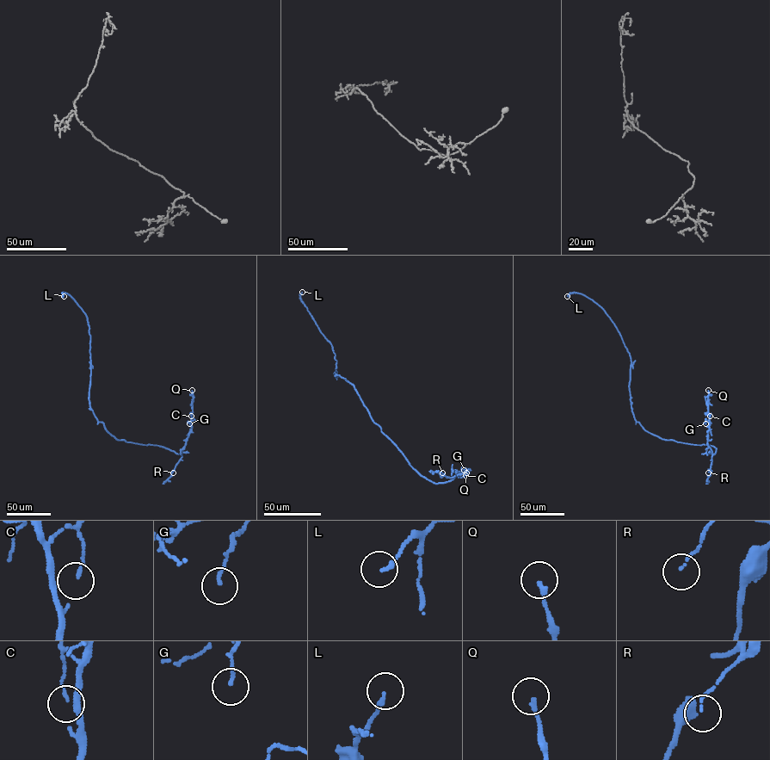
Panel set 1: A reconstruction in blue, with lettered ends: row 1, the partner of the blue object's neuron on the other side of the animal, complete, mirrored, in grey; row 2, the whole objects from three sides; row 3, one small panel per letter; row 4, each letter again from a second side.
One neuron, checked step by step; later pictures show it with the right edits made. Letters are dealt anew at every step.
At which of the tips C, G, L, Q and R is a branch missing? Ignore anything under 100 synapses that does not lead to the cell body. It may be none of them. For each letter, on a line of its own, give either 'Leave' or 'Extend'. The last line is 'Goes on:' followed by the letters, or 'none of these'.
C: Leave
G: Leave
L: Leave
Q: Leave
R: Leave
Goes on: none of these

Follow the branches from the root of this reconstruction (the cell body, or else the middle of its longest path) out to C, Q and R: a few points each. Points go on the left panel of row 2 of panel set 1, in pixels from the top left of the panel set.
C: (106, 429), (117, 440), (158, 445), (181, 454), (191, 430), (191, 416)
Q: (106, 429), (117, 440), (158, 445), (181, 454), (191, 430), (192, 390)
R: (106, 429), (117, 440), (158, 445), (181, 454), (181, 457), (173, 472)

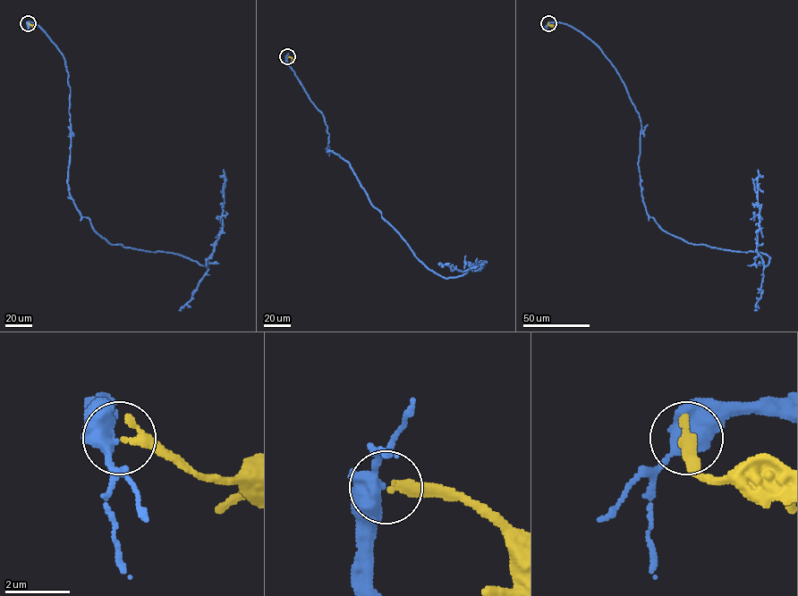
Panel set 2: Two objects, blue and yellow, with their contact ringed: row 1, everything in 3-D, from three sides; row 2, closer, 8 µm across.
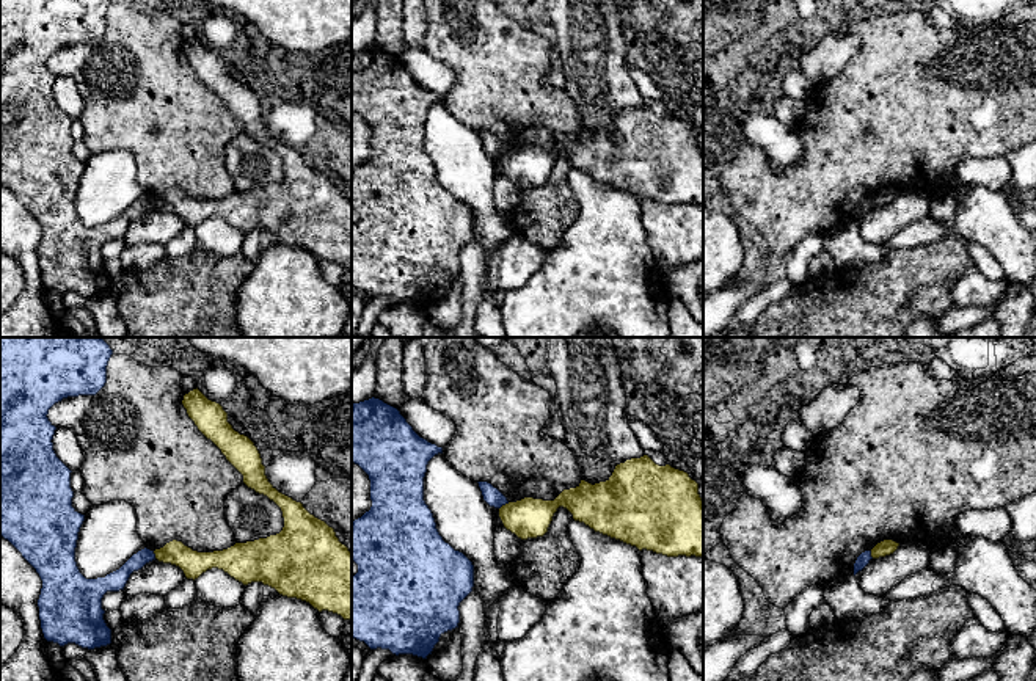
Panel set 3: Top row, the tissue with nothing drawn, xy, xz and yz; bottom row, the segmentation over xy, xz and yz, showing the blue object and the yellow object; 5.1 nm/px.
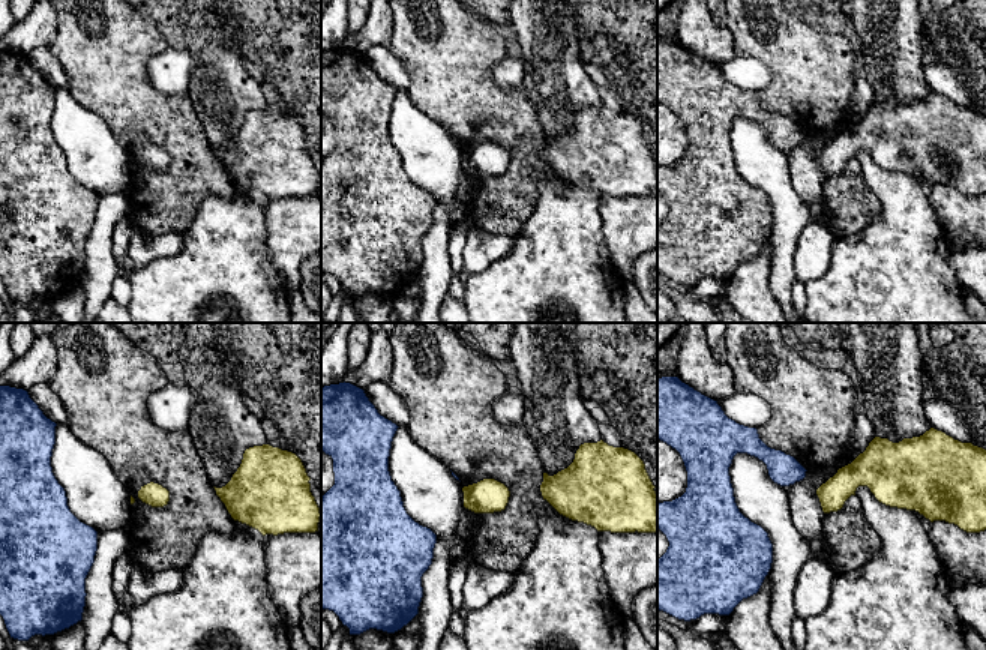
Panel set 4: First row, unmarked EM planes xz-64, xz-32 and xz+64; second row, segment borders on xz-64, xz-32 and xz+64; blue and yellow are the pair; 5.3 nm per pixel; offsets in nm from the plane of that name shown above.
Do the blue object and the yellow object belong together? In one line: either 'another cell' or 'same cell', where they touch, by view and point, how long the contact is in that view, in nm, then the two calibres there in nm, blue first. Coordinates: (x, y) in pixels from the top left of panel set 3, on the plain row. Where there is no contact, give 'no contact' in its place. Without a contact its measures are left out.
another cell; meets blue in xz at (504, 152); contact 70 nm long; 90 nm thick on the blue side, 200 nm on the other

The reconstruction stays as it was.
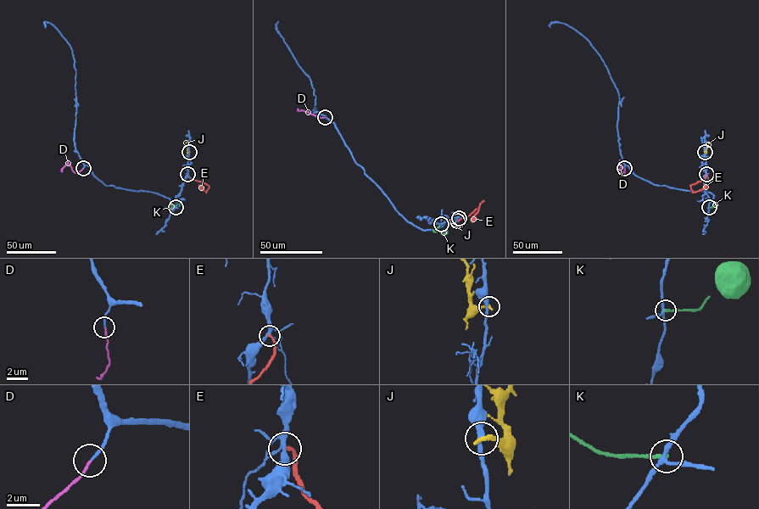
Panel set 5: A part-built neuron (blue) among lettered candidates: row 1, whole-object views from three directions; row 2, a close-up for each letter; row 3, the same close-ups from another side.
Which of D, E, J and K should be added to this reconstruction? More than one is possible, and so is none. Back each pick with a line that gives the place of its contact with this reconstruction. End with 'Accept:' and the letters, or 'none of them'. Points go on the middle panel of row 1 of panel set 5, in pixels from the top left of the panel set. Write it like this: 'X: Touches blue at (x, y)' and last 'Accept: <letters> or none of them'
D: Touches blue at (325, 117)
Accept: D

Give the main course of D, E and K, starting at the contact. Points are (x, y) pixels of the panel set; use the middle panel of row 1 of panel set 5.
D: (325, 117), (297, 109)
E: (457, 220), (468, 215), (483, 200), (471, 220)
K: (441, 224), (432, 231), (447, 232)

